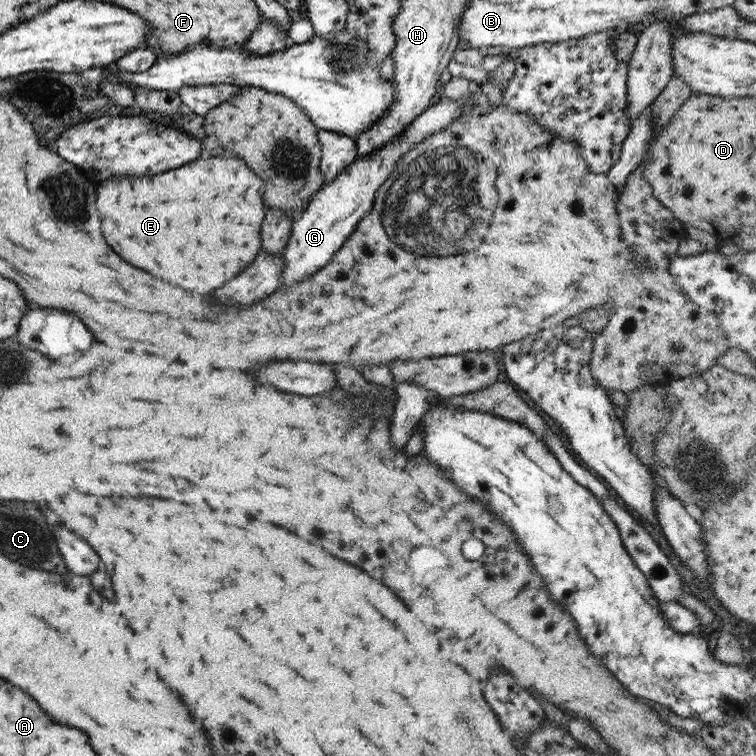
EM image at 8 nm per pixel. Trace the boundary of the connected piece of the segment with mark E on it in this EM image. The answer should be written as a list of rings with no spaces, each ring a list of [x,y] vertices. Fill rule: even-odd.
[[[225,157],[197,158],[151,178],[105,180],[105,184],[99,184],[97,188],[97,196],[105,202],[105,210],[97,210],[101,216],[101,232],[111,250],[127,264],[149,272],[155,278],[167,280],[167,284],[173,282],[173,286],[185,292],[201,296],[237,276],[257,256],[259,226],[263,220],[261,186],[263,182],[245,166],[243,160]],[[173,254],[217,254],[217,266],[213,266],[213,262],[193,262],[193,266],[177,264]]]

